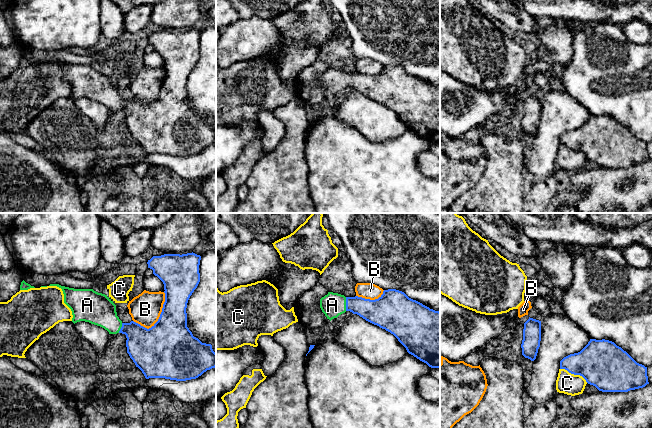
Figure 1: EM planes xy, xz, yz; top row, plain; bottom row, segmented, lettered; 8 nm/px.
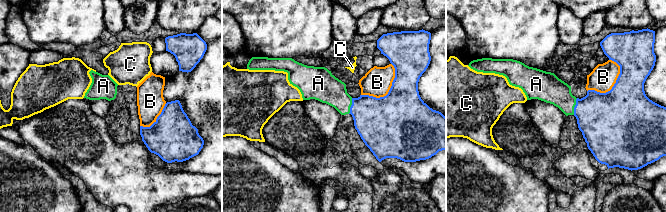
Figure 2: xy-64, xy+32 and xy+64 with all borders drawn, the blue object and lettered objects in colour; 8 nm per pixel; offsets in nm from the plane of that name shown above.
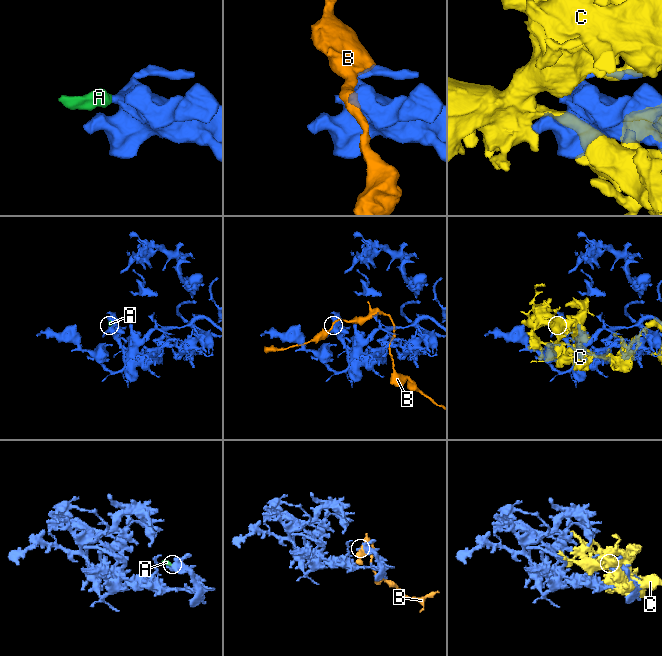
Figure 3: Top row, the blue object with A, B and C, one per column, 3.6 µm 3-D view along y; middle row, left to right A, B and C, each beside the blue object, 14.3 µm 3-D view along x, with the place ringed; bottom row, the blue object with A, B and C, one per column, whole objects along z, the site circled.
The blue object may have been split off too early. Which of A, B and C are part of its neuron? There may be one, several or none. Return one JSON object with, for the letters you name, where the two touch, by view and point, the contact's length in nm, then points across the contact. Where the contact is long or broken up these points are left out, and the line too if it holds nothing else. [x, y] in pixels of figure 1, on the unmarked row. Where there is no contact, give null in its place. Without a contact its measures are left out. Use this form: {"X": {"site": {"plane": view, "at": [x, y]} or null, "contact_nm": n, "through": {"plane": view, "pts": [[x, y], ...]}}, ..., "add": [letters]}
{"A": {"site": {"plane": "xz", "at": [346, 80]}, "contact_nm": 110, "through": {"plane": "xz", "pts": [[376, 87], [355, 80], [346, 80], [332, 81]]}}, "add": ["A"]}

